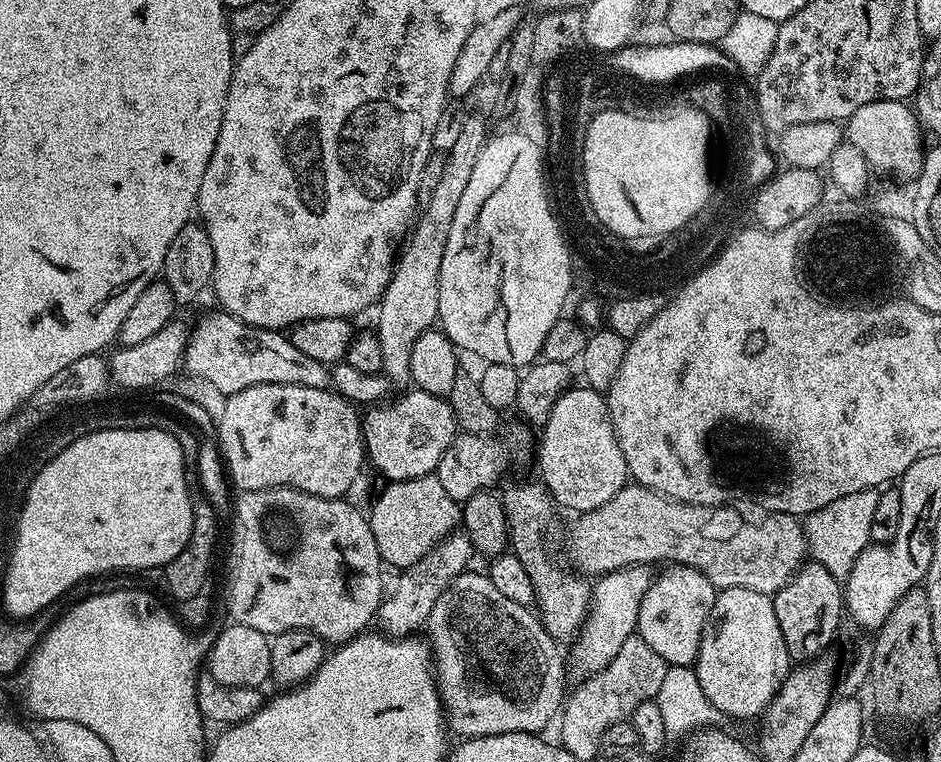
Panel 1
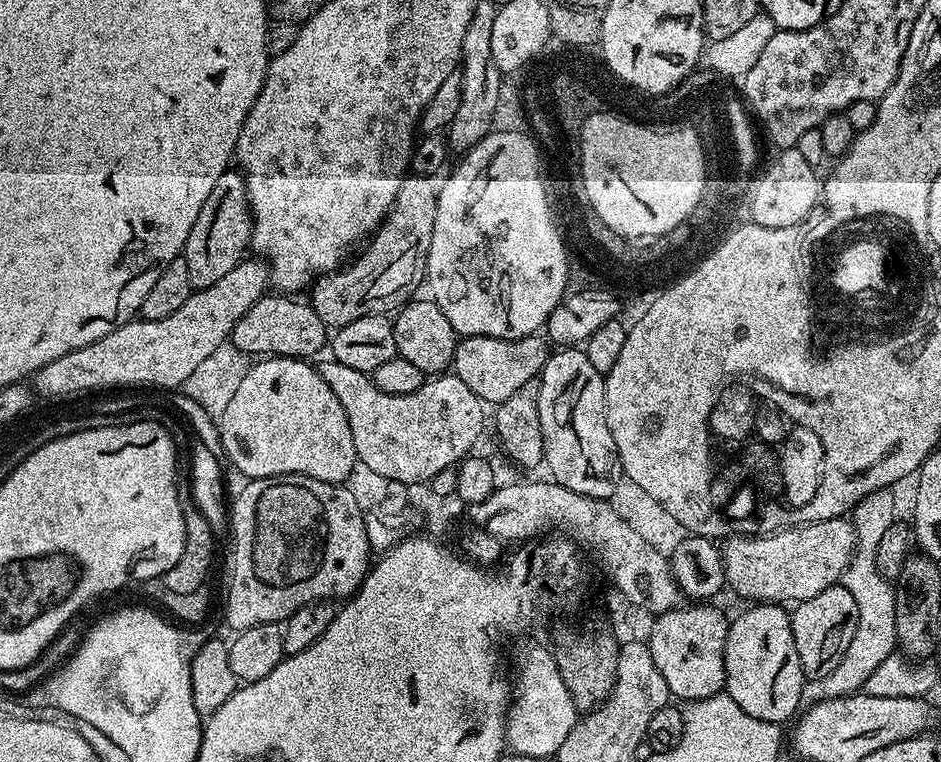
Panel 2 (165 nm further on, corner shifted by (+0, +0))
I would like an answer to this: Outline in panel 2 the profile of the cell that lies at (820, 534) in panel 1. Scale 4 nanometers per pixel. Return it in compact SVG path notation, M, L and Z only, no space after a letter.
M892 488L874 490L870 494L866 494L862 498L862 502L858 502L850 513L852 528L856 531L856 553L852 555L852 561L850 561L848 568L844 572L842 583L846 590L850 590L850 594L854 594L854 602L858 605L858 618L860 621L854 630L854 638L850 642L842 662L838 662L838 666L834 666L834 670L826 678L808 680L805 683L803 698L805 705L811 706L829 700L839 700L845 696L857 695L870 678L870 674L874 674L874 670L878 670L878 666L882 666L882 662L886 662L886 658L890 658L897 651L896 590L893 581L887 580L880 573L878 562L876 561L878 542L882 542L882 537L886 535L886 530L890 530L890 526L897 523L898 520L898 516L896 516L896 496L894 493L895 491Z

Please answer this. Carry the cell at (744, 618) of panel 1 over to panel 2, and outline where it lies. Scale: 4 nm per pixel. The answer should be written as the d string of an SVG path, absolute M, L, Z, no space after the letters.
M756 602L729 623L724 651L724 692L734 698L750 718L783 725L784 720L802 708L805 683L787 607L776 602Z

